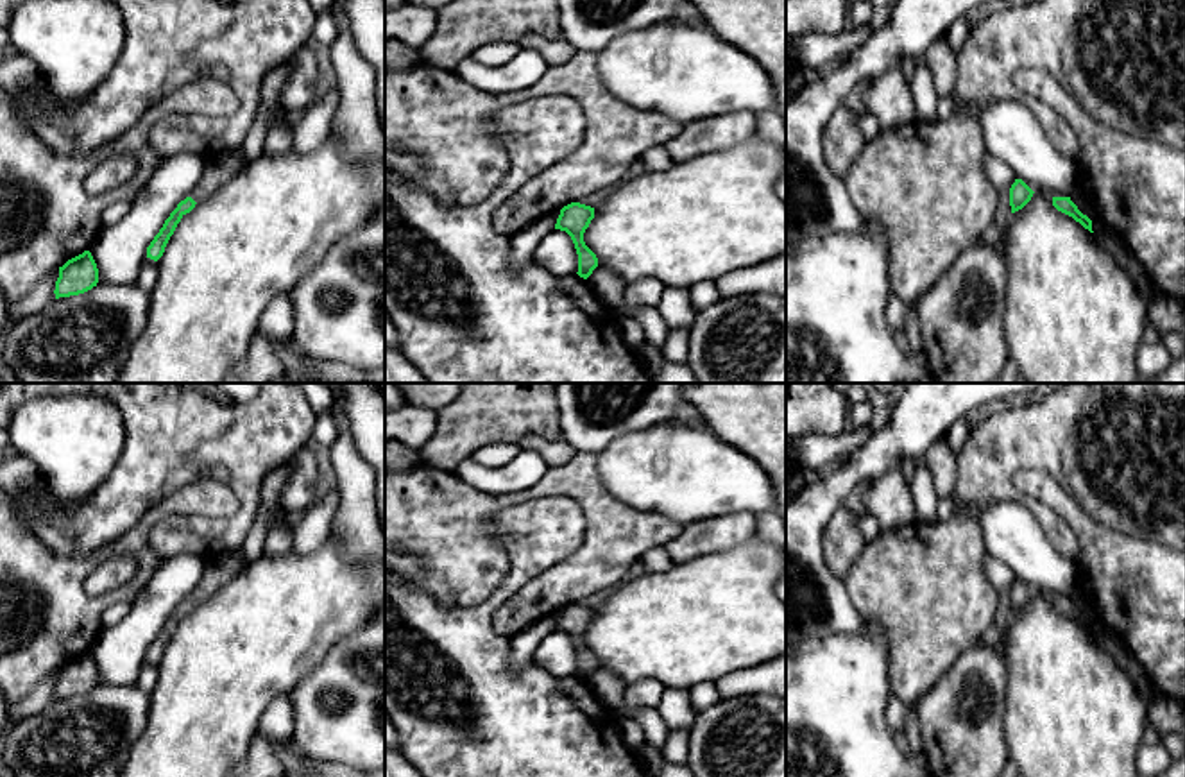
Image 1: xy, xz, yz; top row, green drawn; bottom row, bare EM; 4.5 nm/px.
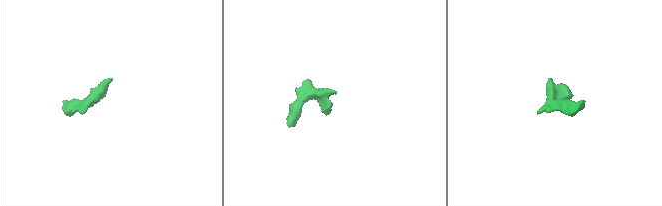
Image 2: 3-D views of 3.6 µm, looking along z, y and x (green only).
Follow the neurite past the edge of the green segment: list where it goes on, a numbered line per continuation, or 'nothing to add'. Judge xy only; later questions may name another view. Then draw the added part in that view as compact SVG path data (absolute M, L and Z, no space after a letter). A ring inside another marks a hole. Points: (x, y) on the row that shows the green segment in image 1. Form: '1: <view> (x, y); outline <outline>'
1: xy (221, 167); outline M220 150L206 156L206 166L200 181L190 193L195 202L211 197L226 181L242 170L242 152Z

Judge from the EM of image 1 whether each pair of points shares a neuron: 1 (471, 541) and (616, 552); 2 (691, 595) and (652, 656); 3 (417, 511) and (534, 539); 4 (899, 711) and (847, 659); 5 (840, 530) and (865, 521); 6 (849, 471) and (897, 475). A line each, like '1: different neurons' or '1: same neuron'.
1: same neuron
2: same neuron
3: different neurons
4: different neurons
5: different neurons
6: different neurons

